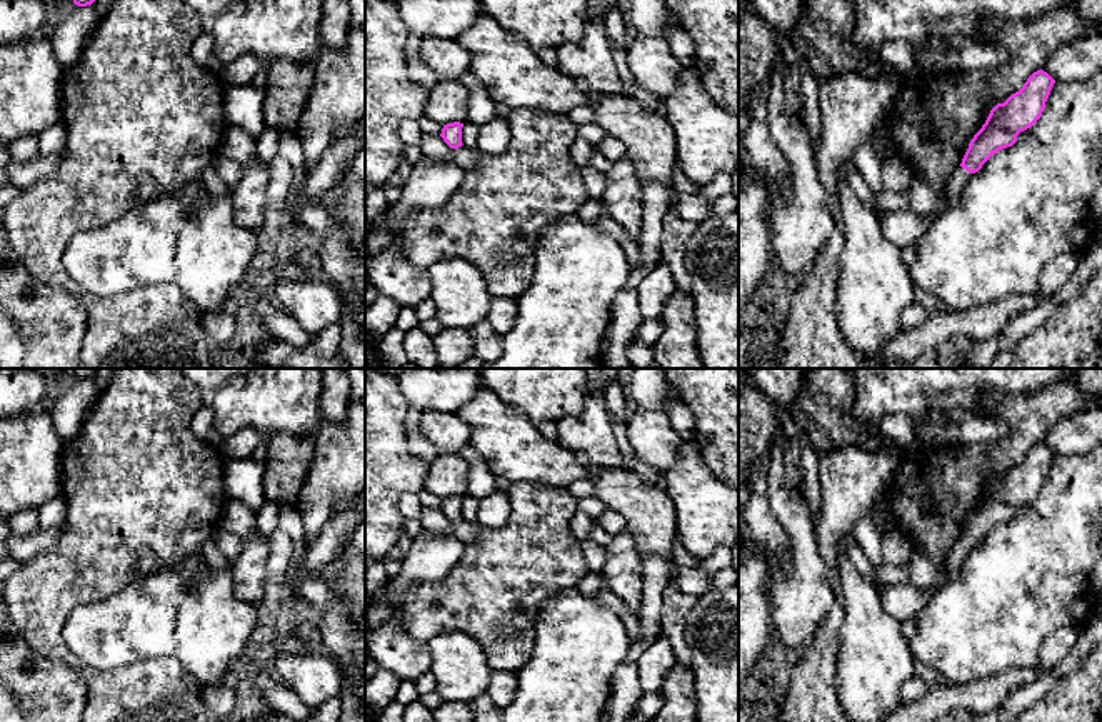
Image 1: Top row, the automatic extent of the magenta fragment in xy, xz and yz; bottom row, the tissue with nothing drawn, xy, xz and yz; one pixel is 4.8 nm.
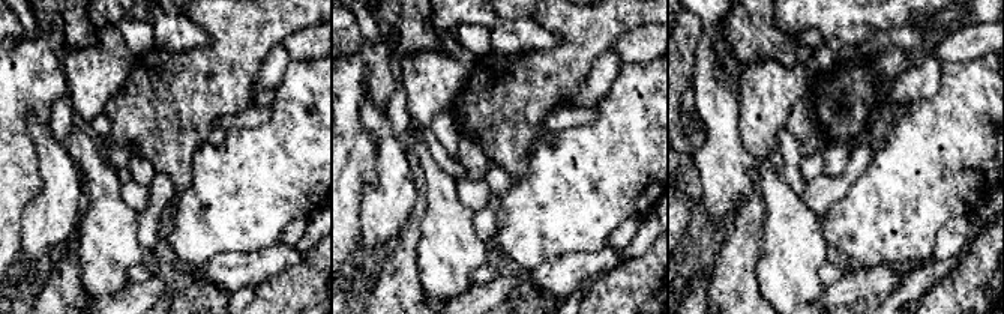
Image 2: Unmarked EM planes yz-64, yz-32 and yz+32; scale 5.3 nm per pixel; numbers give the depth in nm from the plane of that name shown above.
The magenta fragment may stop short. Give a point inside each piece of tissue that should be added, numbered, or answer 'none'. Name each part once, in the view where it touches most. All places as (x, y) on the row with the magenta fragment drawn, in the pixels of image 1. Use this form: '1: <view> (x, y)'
1: yz (904, 227)

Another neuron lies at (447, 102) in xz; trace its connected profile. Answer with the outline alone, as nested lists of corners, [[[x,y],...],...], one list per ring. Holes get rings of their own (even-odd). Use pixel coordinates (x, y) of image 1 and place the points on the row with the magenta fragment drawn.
[[[438,80],[425,100],[425,115],[440,125],[468,120],[468,90],[460,82]]]

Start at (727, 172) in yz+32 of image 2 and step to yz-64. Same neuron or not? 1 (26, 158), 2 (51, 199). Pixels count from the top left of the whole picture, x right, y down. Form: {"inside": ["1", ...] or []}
{"inside": ["2"]}

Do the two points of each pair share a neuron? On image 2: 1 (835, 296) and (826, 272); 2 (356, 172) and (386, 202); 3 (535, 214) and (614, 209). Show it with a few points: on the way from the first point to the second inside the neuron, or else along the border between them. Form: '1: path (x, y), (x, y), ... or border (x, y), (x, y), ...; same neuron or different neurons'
1: border (845, 271), (836, 281), (824, 287); different neurons
2: border (374, 149), (374, 181), (365, 188), (359, 218); different neurons
3: path (554, 211), (595, 209); same neuron

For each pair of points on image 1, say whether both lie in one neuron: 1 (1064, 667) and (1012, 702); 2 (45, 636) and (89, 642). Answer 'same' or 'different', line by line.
1: same
2: different

